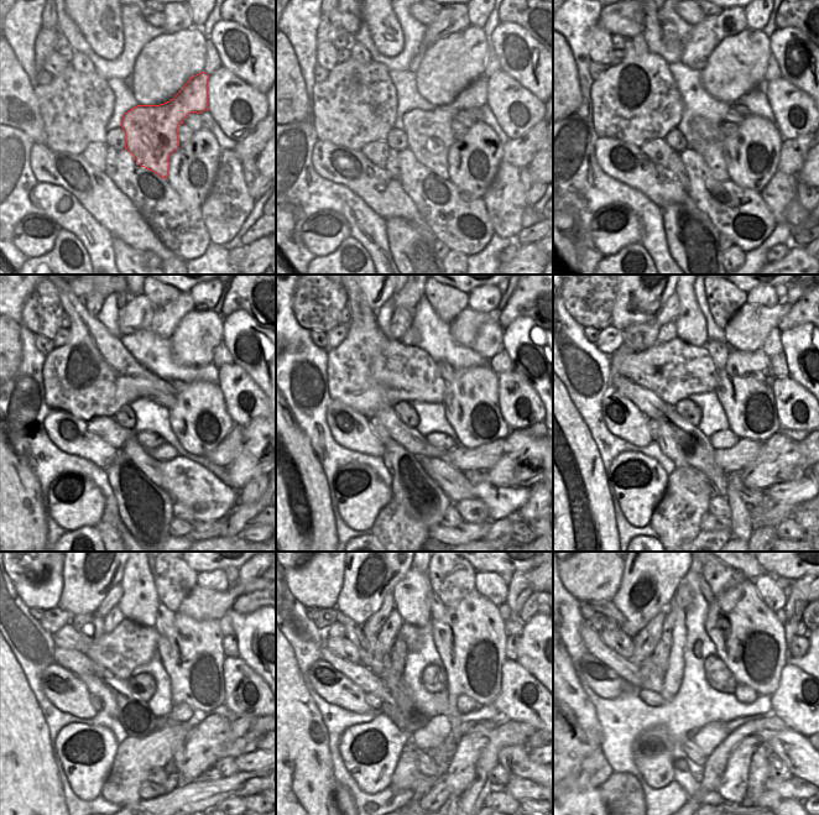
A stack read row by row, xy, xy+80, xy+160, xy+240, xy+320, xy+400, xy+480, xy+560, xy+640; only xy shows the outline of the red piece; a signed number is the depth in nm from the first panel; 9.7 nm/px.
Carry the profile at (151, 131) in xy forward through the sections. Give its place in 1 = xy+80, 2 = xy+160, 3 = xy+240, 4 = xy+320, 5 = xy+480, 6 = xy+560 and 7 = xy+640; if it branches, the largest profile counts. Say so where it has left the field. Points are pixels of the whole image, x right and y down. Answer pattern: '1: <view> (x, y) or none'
1: xy+80 (428, 132)
2: xy+160 (707, 139)
3: xy+240 (166, 452)
4: xy+320 (415, 443)
5: xy+480 (76, 662)
6: xy+560 (343, 647)
7: xy+640 (621, 643)

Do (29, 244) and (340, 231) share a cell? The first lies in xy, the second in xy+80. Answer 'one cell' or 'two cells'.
one cell

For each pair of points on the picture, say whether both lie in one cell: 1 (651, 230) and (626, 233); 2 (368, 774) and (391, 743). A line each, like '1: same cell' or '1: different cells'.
1: different cells
2: same cell

